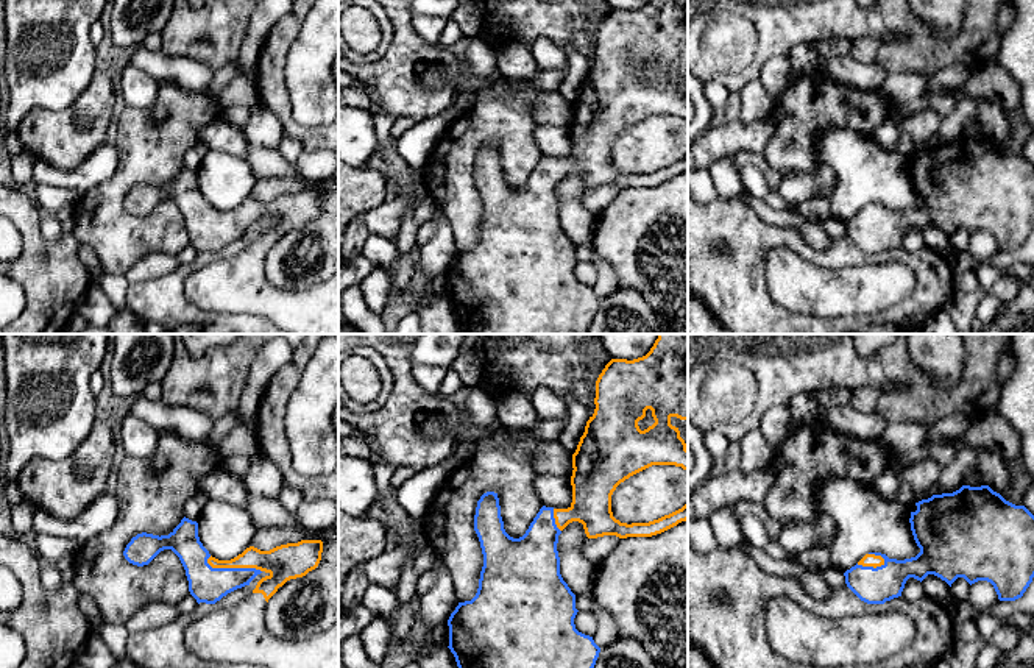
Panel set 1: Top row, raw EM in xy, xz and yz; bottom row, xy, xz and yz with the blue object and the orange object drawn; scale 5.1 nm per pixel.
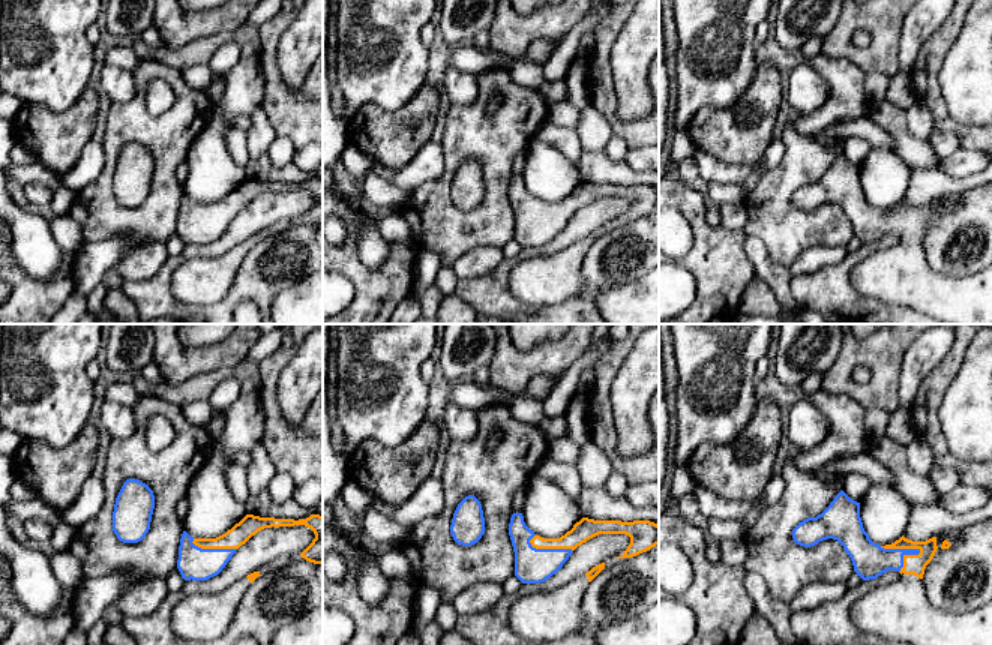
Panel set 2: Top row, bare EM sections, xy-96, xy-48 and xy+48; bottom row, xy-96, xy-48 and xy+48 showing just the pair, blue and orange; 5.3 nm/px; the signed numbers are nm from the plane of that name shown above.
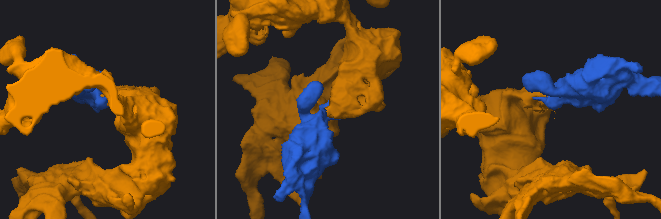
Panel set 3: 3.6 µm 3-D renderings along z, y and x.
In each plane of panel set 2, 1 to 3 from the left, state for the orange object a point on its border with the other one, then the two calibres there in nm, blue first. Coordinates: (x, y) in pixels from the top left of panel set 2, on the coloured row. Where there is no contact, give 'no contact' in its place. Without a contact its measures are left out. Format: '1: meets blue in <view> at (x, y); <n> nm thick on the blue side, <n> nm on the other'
1: meets blue in xy-96 at (213, 549); 180 nm thick on the blue side, 110 nm on the other
2: meets blue in xy-48 at (550, 549); 190 nm thick on the blue side, 120 nm on the other
3: meets blue in xy+48 at (901, 549); 190 nm thick on the blue side, 110 nm on the other

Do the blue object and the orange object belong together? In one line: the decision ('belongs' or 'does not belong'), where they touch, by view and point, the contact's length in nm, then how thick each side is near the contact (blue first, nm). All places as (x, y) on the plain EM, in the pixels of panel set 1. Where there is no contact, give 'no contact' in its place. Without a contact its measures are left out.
belongs; contact xy (233, 219); length 300 nm; calibres 190 and 160 nm

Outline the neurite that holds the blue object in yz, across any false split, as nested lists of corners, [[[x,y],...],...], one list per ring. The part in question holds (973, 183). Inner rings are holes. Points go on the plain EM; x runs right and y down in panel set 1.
[[[962,136],[953,144],[933,145],[915,153],[917,161],[911,162],[911,181],[920,203],[915,208],[897,211],[881,203],[866,204],[855,217],[844,223],[847,237],[867,254],[884,254],[901,247],[909,228],[923,231],[934,225],[950,237],[958,228],[964,228],[970,236],[987,231],[993,236],[1000,251],[1015,251],[1023,247],[1034,228],[1034,165],[1025,156],[1006,151],[989,136]]]

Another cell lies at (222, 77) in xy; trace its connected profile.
[[[240,61],[226,64],[225,67],[214,72],[212,83],[207,86],[206,92],[212,98],[218,98],[221,91],[229,84],[229,81],[240,72]]]

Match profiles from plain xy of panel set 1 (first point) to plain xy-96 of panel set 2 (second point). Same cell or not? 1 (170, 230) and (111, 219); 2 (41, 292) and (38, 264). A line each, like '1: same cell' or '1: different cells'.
1: same cell
2: different cells

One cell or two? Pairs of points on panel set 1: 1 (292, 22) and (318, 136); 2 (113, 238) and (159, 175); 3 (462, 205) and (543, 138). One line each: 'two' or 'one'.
1: one
2: one
3: two

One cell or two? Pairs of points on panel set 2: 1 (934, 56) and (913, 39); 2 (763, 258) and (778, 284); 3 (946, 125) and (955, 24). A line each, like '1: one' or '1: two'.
1: two
2: one
3: one

